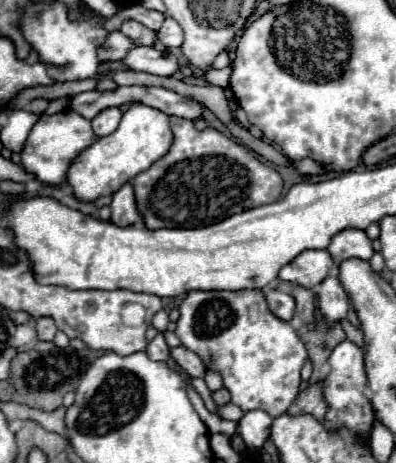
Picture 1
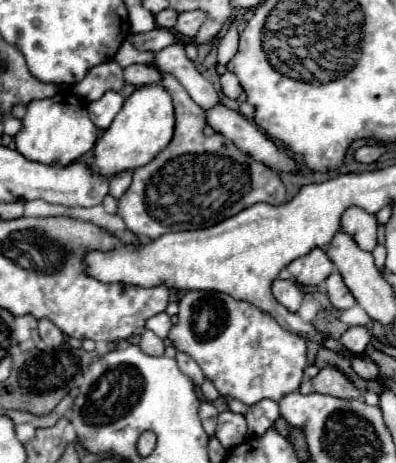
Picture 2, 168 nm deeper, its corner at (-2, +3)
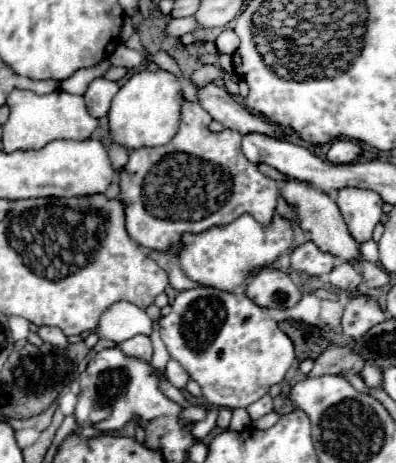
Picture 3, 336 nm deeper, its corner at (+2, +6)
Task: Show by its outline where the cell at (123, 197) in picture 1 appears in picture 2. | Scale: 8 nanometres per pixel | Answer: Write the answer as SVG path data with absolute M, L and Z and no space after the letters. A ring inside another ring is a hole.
M128 171L124 175L112 177L110 179L110 195L114 199L120 199L124 195L124 191L130 187L130 183L132 183L132 173L128 173Z

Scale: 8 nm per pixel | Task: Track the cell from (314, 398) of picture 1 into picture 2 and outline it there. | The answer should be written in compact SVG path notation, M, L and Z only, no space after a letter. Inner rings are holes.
M334 367L320 369L320 373L308 381L304 381L298 391L302 395L320 393L320 395L332 395L338 399L358 399L360 397L360 391Z

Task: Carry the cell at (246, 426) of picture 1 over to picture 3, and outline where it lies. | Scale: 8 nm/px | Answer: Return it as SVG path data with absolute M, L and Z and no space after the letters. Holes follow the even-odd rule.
M268 394L248 406L248 414L250 414L250 418L252 418L254 422L256 422L258 418L262 418L264 414L268 414L268 412L272 412L272 398L270 398Z

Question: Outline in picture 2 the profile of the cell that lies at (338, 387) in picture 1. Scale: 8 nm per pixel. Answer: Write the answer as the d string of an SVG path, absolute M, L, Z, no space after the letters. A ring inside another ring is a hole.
M350 327L342 337L340 337L340 345L344 351L348 351L350 355L360 355L366 345L370 343L370 331L366 327Z

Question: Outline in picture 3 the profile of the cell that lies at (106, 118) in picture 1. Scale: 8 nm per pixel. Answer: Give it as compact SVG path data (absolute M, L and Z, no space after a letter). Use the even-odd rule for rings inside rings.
M106 78L92 80L86 88L86 94L84 94L86 108L88 108L90 116L94 116L94 118L106 116L110 110L110 102L118 90L120 90L120 86L116 82L106 80Z

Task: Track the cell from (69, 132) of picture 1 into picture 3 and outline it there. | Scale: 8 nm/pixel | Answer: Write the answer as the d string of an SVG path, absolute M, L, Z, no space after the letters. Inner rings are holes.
M16 88L16 90L12 90L8 94L6 104L10 108L10 118L2 126L4 152L38 150L38 148L42 148L48 142L58 140L58 138L86 140L98 128L98 120L88 114L88 110L84 106L84 98L68 94L68 92L62 92L62 90L38 96L32 90L18 90Z

